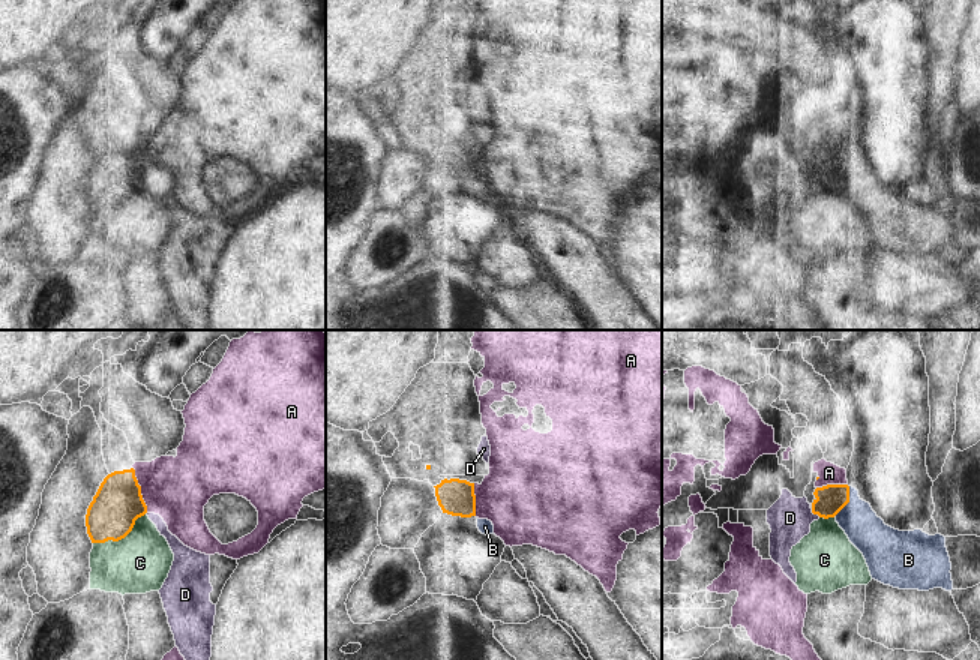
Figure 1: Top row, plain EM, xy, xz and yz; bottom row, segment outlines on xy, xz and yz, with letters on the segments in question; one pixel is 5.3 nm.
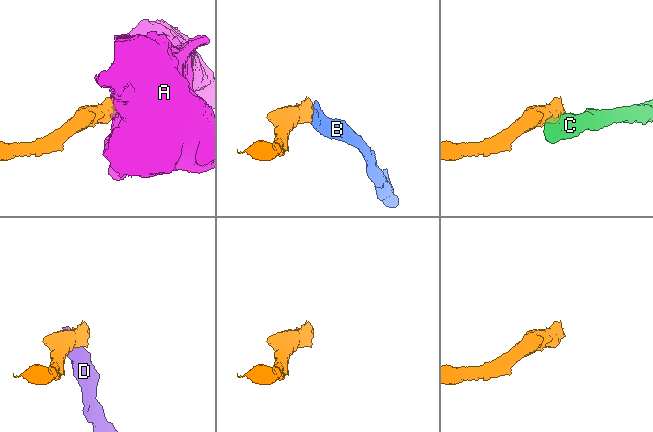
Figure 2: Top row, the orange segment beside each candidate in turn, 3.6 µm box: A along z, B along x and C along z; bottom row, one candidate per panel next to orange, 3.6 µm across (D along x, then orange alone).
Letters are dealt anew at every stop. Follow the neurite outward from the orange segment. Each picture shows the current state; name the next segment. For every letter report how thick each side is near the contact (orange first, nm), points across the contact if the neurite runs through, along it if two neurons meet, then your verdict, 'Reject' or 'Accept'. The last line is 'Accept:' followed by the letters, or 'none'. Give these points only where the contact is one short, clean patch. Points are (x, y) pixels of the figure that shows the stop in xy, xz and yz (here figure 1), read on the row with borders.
A: Thickness 260 nm (orange) against 340 nm. Boundary: xy (132, 467), (147, 512). Reject
B: Thickness 160 nm (orange) against 200 nm. Path across: yz (830, 500), (848, 501), (850, 512), (866, 531). Accept
C: Thickness 260 nm (orange) against 320 nm. Reject
D: Thickness 160 nm (orange) against 240 nm. Boundary: yz (811, 509), (820, 516). Reject
Accept: B

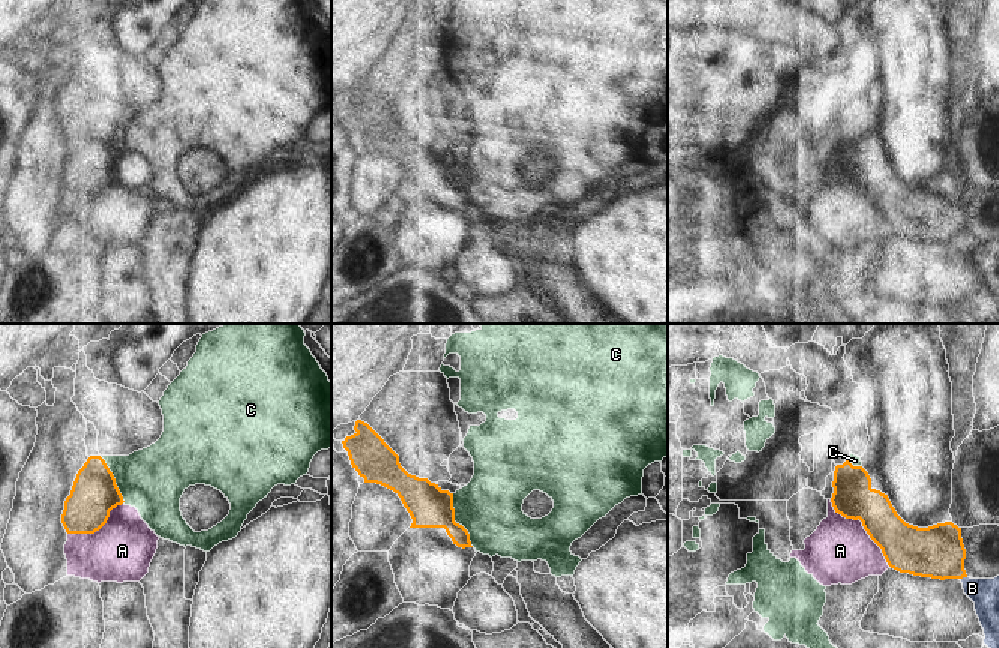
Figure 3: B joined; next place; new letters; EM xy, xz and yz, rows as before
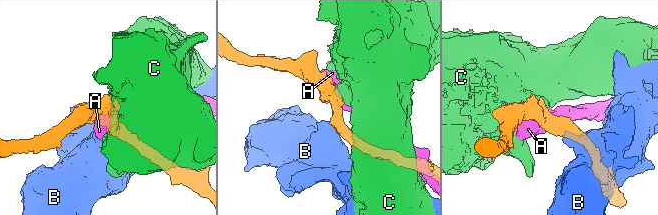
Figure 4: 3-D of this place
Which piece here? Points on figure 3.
A: Thickness 240 nm (orange) against 340 nm. Reject
B: Thickness 280 nm (orange) against 160 nm. Boundary: yz (966, 576), (960, 579). Reject
C: Thickness 220 nm (orange) against 360 nm. Reject
Accept: none

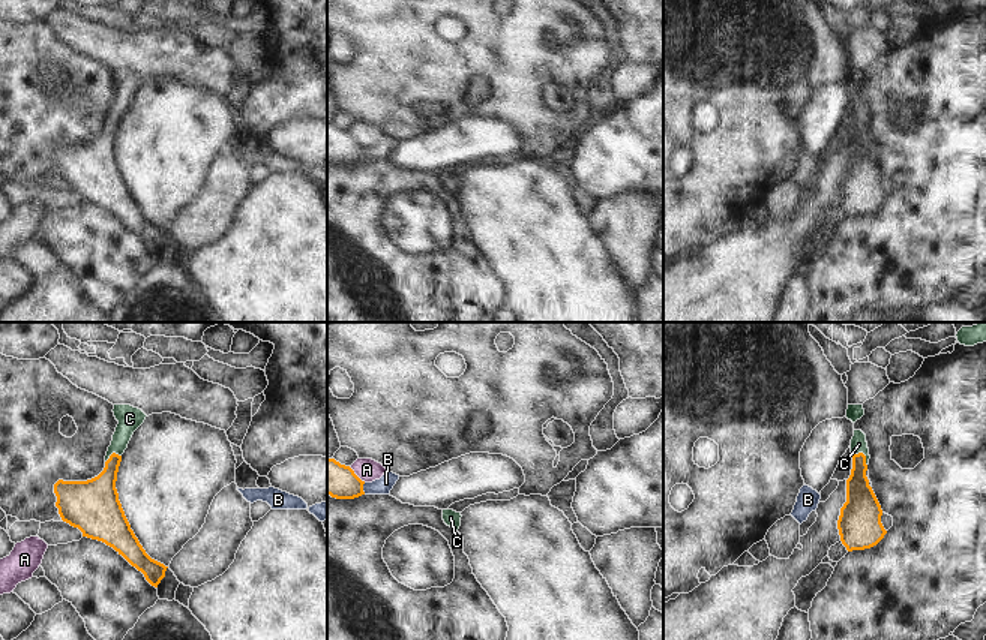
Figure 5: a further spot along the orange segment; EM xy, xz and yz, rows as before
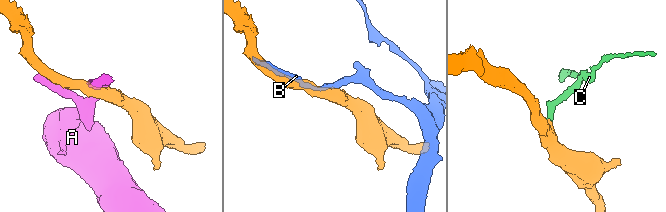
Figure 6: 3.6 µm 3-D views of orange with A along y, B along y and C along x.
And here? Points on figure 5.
A: Thickness 190 nm (orange) against 120 nm. Reject
B: Thickness 190 nm (orange) against 90 nm. Reject
C: Thickness 160 nm (orange) against 90 nm. Path across: yz (860, 499), (859, 463), (863, 454), (859, 444). Accept
Accept: C

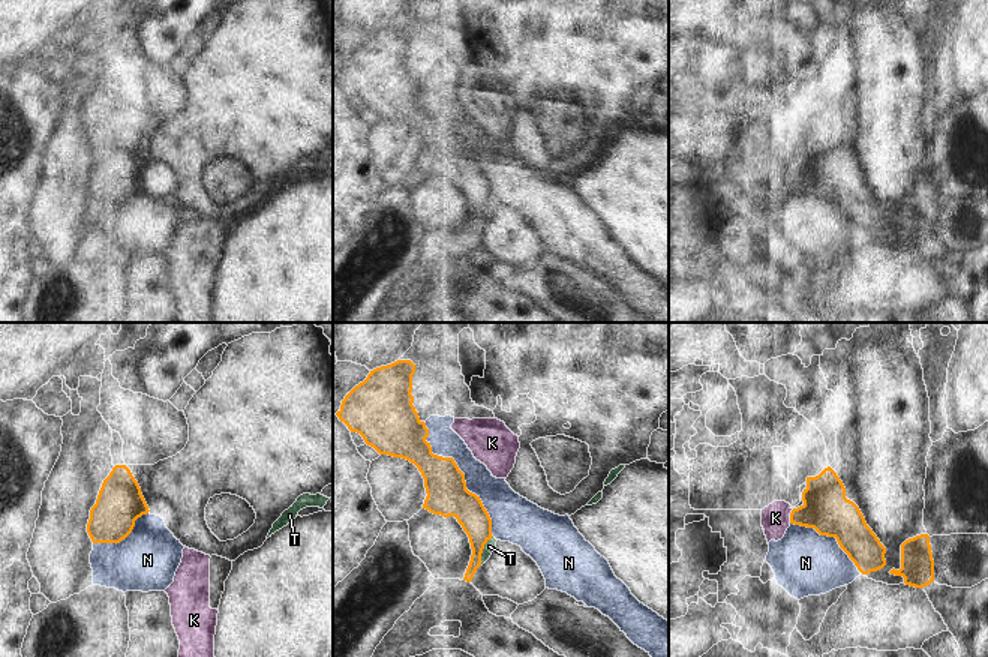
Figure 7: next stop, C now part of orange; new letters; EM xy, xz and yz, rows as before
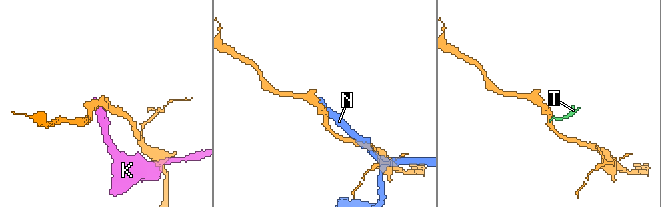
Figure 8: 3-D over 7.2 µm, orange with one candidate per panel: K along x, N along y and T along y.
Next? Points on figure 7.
K: Thickness 240 nm (orange) against 160 nm. Boundary: yz (793, 509), (789, 522). Reject
N: Thickness 220 nm (orange) against 180 nm. Reject
T: Thickness 170 nm (orange) against 60 nm. Boundary: xz (492, 536), (485, 545), (480, 564). Reject
Accept: none

